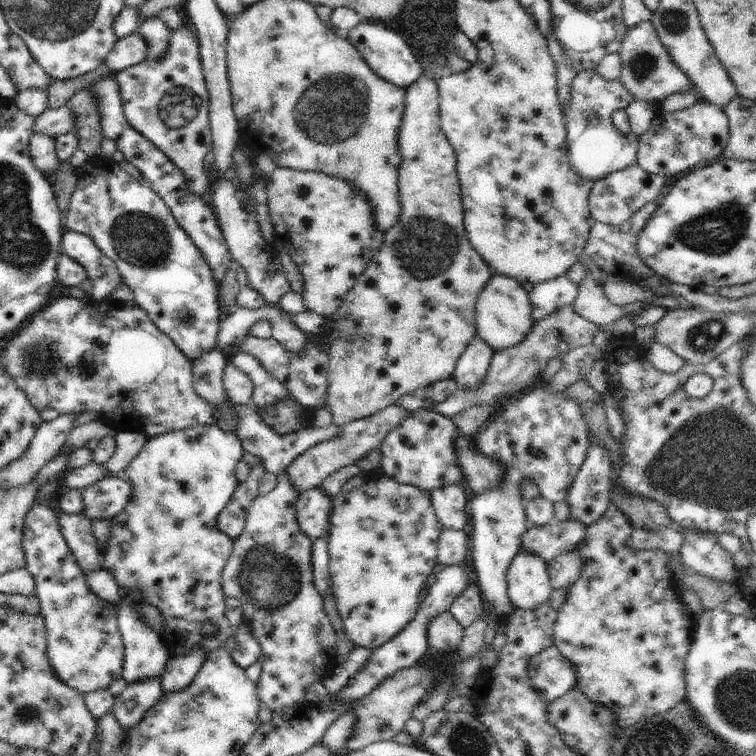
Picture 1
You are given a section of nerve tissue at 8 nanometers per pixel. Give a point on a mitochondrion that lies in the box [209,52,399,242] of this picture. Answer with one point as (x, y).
(333, 109)

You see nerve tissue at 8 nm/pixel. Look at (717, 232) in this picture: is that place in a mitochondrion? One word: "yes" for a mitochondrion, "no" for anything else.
yes

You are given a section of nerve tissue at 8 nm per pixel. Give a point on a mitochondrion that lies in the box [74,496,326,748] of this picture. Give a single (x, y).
(268, 579)

